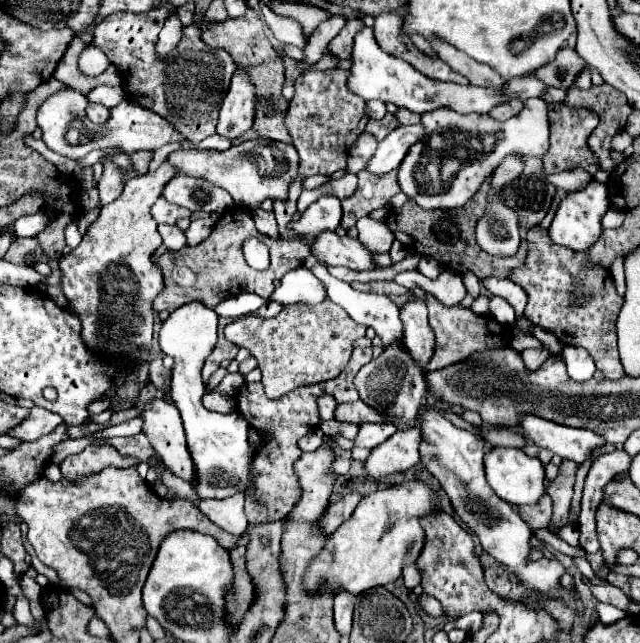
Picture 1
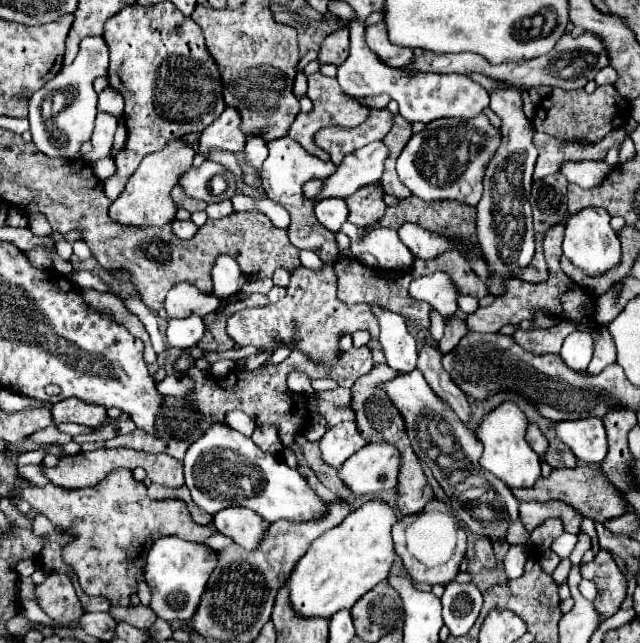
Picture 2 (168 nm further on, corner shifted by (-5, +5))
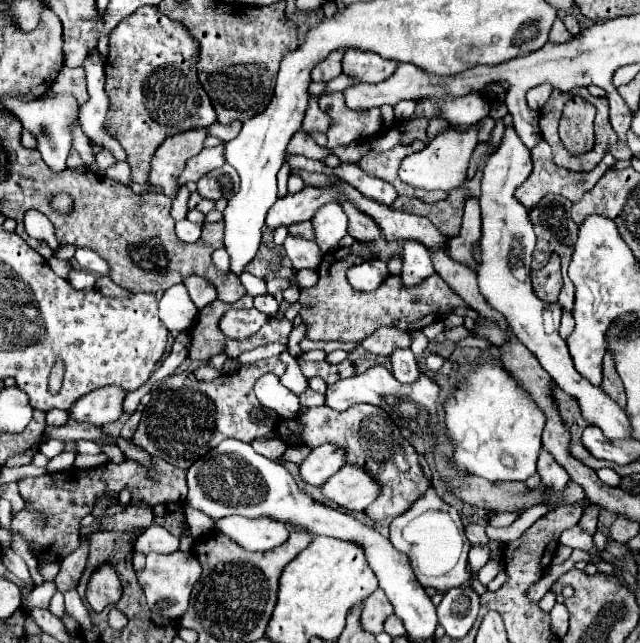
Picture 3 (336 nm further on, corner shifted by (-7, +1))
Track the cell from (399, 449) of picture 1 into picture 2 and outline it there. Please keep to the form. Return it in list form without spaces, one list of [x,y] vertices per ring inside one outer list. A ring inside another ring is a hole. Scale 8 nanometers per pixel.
[[[368,444],[352,454],[338,470],[338,478],[356,496],[396,486],[398,450],[390,444]]]

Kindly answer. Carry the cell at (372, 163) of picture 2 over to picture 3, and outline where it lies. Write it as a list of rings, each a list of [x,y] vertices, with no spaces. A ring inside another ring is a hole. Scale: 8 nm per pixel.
[[[304,188],[298,194],[286,194],[284,198],[278,198],[274,206],[268,212],[266,224],[274,230],[278,226],[290,226],[294,222],[310,220],[312,214],[328,204],[336,202],[334,198],[336,190],[320,190],[320,188]]]

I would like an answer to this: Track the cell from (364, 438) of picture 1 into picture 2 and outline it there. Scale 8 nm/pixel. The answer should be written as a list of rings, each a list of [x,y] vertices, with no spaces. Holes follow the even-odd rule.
[[[340,422],[332,426],[320,440],[320,454],[328,466],[338,468],[362,446],[366,446],[366,438],[358,434],[354,422]]]

